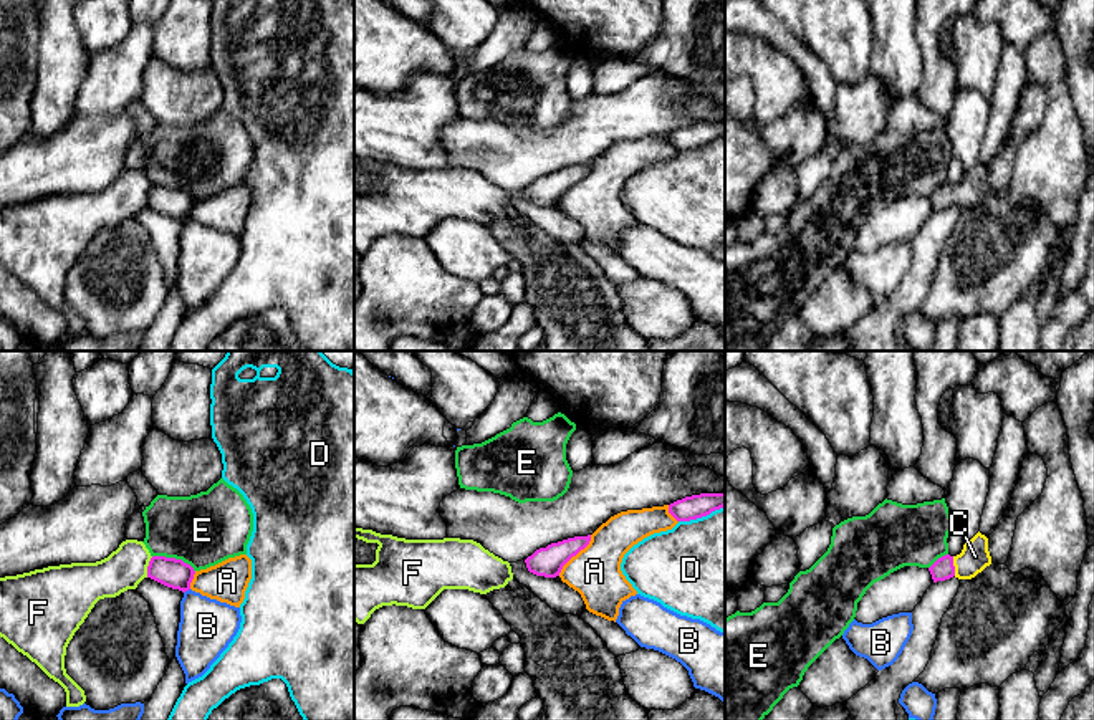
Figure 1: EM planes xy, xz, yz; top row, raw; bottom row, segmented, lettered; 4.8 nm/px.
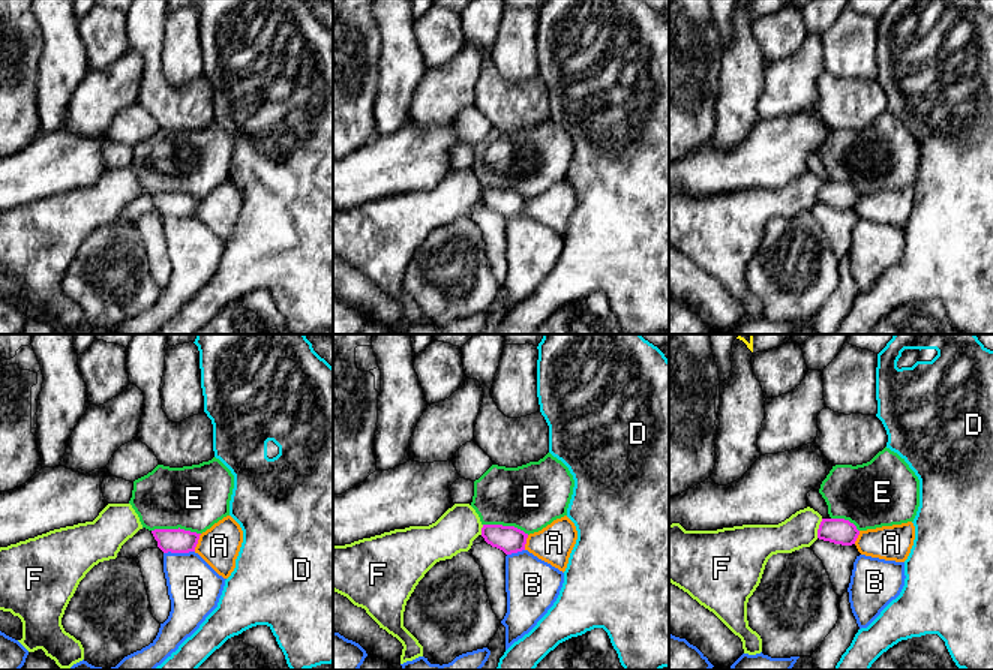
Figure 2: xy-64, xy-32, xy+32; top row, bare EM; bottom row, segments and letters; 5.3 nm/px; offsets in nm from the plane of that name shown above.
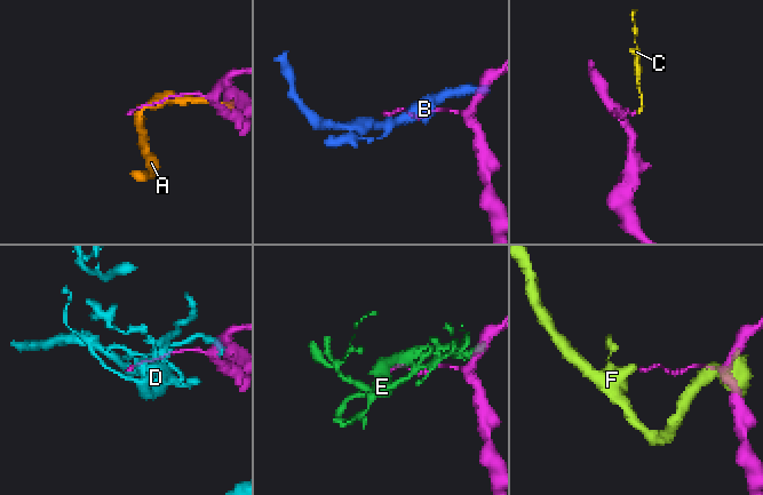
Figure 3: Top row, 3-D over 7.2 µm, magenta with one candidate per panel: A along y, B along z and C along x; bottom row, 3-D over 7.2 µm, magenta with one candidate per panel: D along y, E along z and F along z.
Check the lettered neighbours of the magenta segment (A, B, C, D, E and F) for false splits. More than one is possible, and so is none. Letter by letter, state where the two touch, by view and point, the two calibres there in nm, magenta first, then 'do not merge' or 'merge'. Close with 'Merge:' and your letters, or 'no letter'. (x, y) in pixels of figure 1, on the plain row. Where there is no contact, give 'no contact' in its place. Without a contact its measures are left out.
A: xz (575, 184) | 150/240 nm | do not merge
B: xy (186, 219) | 140/280 nm | do not merge
C: yz (954, 196) | 100/140 nm | merge
D: xz (700, 146) | 120/500 nm | do not merge
E: xy (174, 187) | 140/360 nm | do not merge
F: xy (148, 196) | 140/200 nm | do not merge
Merge: C

